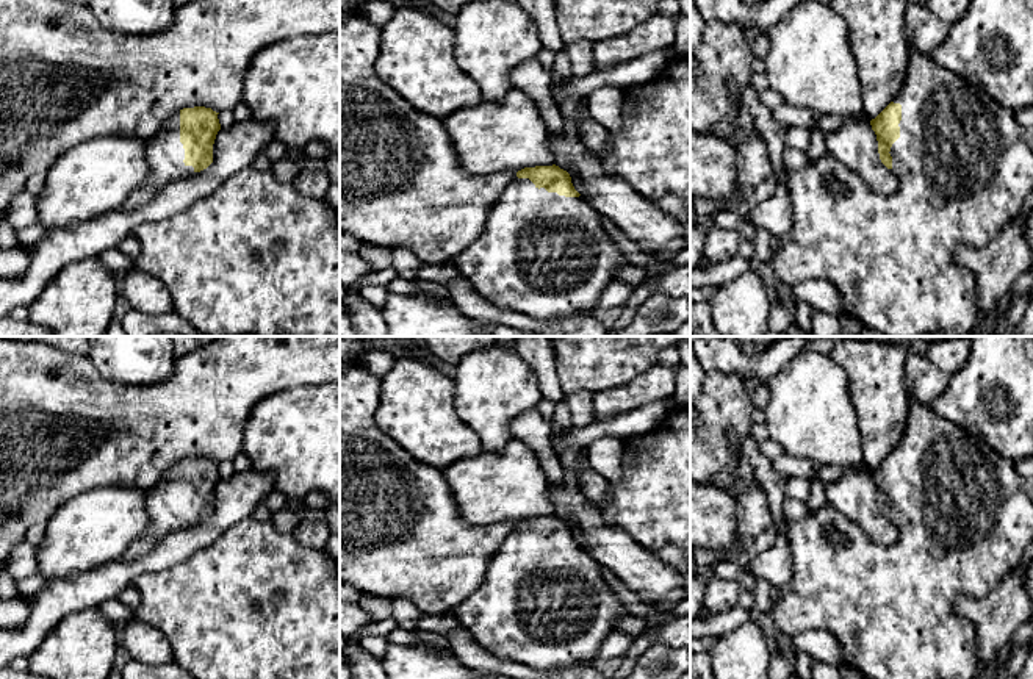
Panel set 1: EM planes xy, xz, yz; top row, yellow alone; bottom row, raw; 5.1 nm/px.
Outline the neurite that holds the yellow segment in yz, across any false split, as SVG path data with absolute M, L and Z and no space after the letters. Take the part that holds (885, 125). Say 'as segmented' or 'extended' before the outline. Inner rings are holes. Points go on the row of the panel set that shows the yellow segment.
extended; M916 47L908 58L900 92L870 125L876 135L880 160L894 172L898 188L889 196L878 194L830 155L809 160L804 167L789 172L794 227L781 238L772 268L787 289L806 280L833 283L842 311L886 336L936 332L969 336L978 322L977 278L955 261L955 252L959 246L988 246L1031 194L1033 150L1024 141L1024 127L1014 113L992 100L984 89L970 86Z

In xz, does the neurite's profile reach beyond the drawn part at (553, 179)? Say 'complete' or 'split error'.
split error

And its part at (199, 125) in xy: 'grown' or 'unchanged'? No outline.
grown

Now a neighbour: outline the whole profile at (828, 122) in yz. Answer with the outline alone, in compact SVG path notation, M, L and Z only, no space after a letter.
M823 114L815 128L822 128L822 130L826 130L826 131L834 131L848 120L850 119L844 117L844 116Z

